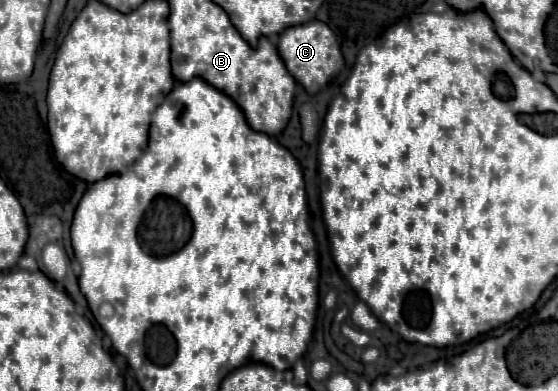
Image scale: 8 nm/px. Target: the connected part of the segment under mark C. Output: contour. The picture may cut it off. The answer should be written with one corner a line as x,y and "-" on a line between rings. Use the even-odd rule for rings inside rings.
309,21
309,23
303,23
303,25
287,27
279,35
277,49
279,49
279,55
283,57
289,73
309,93
317,93
345,65
343,53
341,53
341,45
337,41
337,35
321,21

